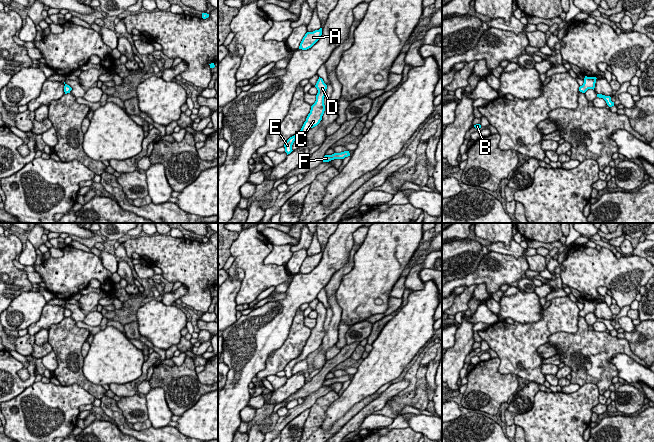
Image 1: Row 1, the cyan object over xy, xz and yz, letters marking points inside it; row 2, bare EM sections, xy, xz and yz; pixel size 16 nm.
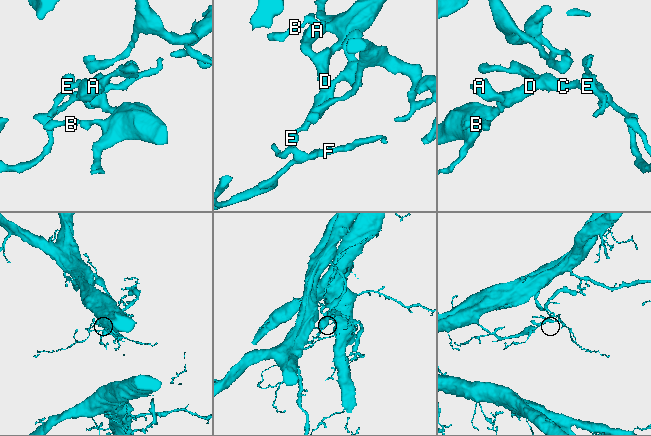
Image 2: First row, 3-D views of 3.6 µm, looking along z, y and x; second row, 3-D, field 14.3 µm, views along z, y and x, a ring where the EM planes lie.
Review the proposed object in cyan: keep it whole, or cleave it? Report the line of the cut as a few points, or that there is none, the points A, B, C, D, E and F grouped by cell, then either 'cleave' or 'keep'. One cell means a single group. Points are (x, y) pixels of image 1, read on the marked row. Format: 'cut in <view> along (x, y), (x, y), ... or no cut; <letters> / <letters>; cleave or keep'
no cut; A B C D E F; keep

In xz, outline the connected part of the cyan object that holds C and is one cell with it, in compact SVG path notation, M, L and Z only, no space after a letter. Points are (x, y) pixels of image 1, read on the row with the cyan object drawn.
M319 77L315 87L318 90L316 95L316 101L311 106L310 113L308 114L306 121L304 122L301 130L294 136L290 137L284 144L285 152L290 154L292 150L292 145L297 138L300 138L307 134L307 132L317 126L322 120L322 116L325 111L324 97L326 94L327 85L324 83L323 79Z

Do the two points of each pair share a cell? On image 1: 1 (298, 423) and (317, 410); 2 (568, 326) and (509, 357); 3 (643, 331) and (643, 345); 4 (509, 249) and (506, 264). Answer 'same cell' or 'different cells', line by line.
1: different cells
2: same cell
3: same cell
4: different cells

